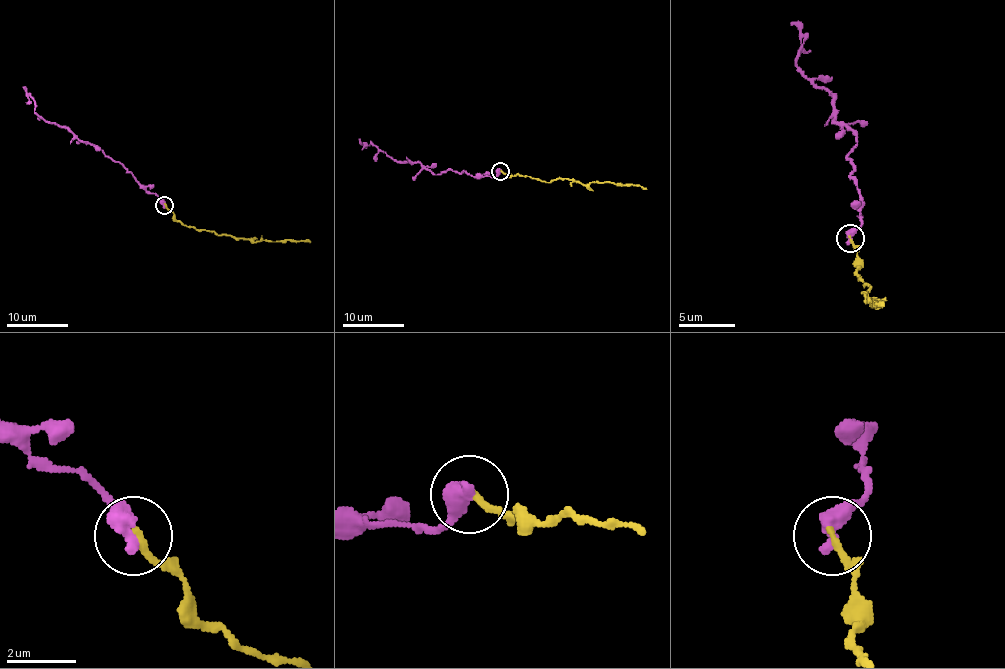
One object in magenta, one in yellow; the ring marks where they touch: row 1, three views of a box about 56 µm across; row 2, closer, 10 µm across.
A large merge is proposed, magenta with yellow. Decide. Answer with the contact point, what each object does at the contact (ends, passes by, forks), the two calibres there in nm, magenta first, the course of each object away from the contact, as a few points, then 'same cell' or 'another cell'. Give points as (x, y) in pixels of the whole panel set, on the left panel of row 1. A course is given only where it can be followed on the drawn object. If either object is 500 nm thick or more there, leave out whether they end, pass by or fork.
at (164, 205); 550 nm thick on the magenta side, 190 nm on the other; magenta runs (164, 204), (118, 161), (67, 129), (43, 120), (34, 111), (35, 102), (23, 86); yellow runs (164, 204), (173, 217), (187, 226), (219, 235), (254, 241), (311, 241); same cell

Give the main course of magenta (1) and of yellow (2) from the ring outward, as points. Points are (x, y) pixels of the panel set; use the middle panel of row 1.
1: (500, 170), (495, 176), (472, 176), (454, 170), (434, 175), (419, 163), (403, 163), (359, 138)
2: (500, 170), (550, 183), (567, 178), (583, 184), (632, 184), (647, 189)

